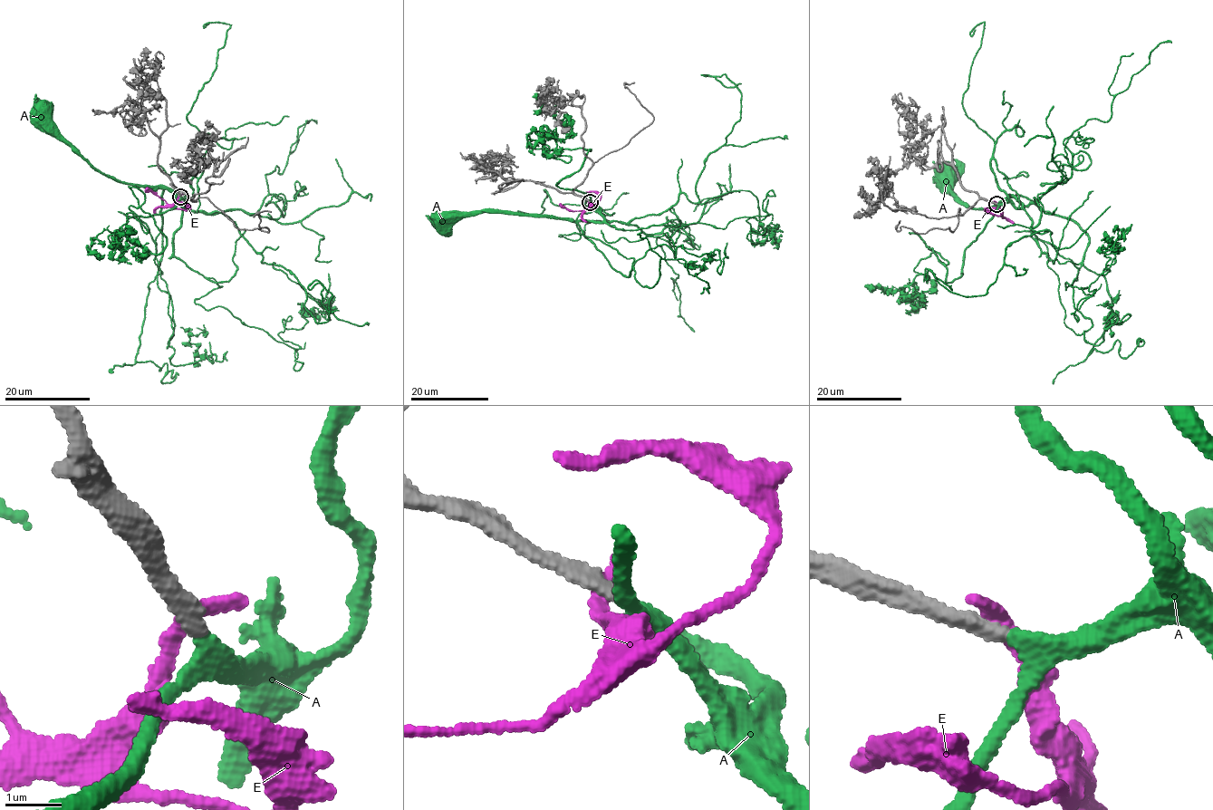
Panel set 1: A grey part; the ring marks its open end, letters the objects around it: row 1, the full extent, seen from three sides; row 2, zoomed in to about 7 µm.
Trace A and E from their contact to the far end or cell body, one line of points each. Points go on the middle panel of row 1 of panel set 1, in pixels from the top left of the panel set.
A: (590, 201), (602, 216), (602, 221), (506, 211), (458, 213), (438, 225), (439, 221)
E: (588, 201), (591, 204), (584, 210), (570, 210), (560, 203)

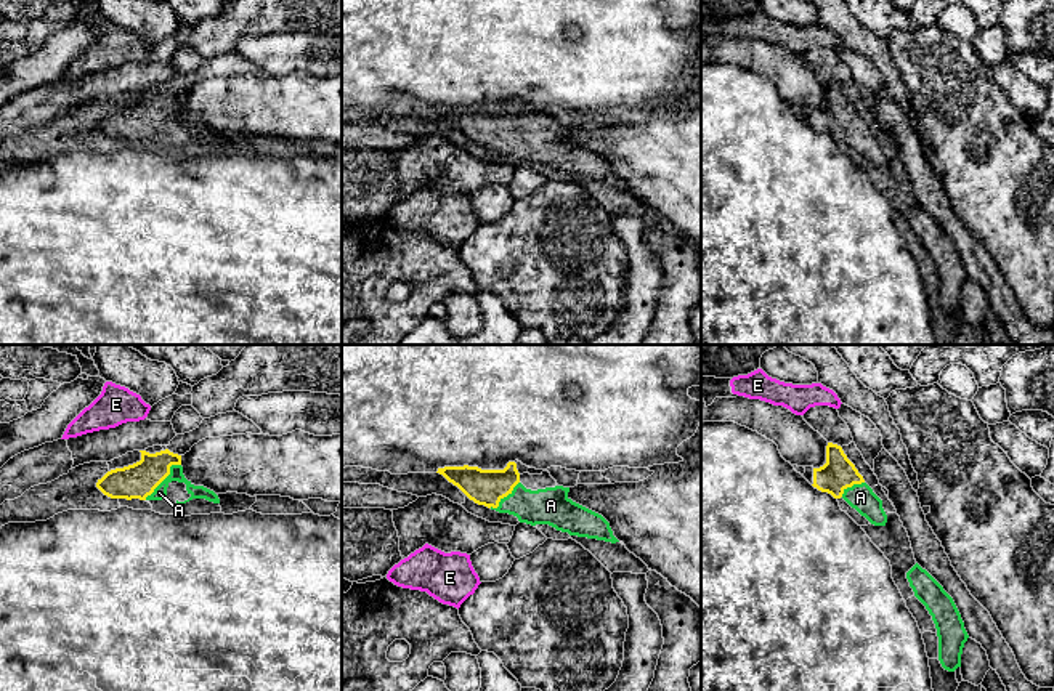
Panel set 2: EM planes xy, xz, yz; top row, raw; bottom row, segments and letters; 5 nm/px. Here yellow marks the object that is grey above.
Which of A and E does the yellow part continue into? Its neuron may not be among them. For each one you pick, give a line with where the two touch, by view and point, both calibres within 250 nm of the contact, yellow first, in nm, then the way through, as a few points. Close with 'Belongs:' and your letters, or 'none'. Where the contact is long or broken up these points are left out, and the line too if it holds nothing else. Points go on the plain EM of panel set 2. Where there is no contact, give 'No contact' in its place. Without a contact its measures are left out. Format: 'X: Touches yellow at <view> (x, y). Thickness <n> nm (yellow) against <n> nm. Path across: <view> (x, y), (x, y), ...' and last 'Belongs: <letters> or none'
A: Touches yellow at xy (166, 117). Thickness 180 nm (yellow) against 70 nm. Path across: xy (135, 122), (166, 117), (159, 124), (159, 133)
Belongs: A

